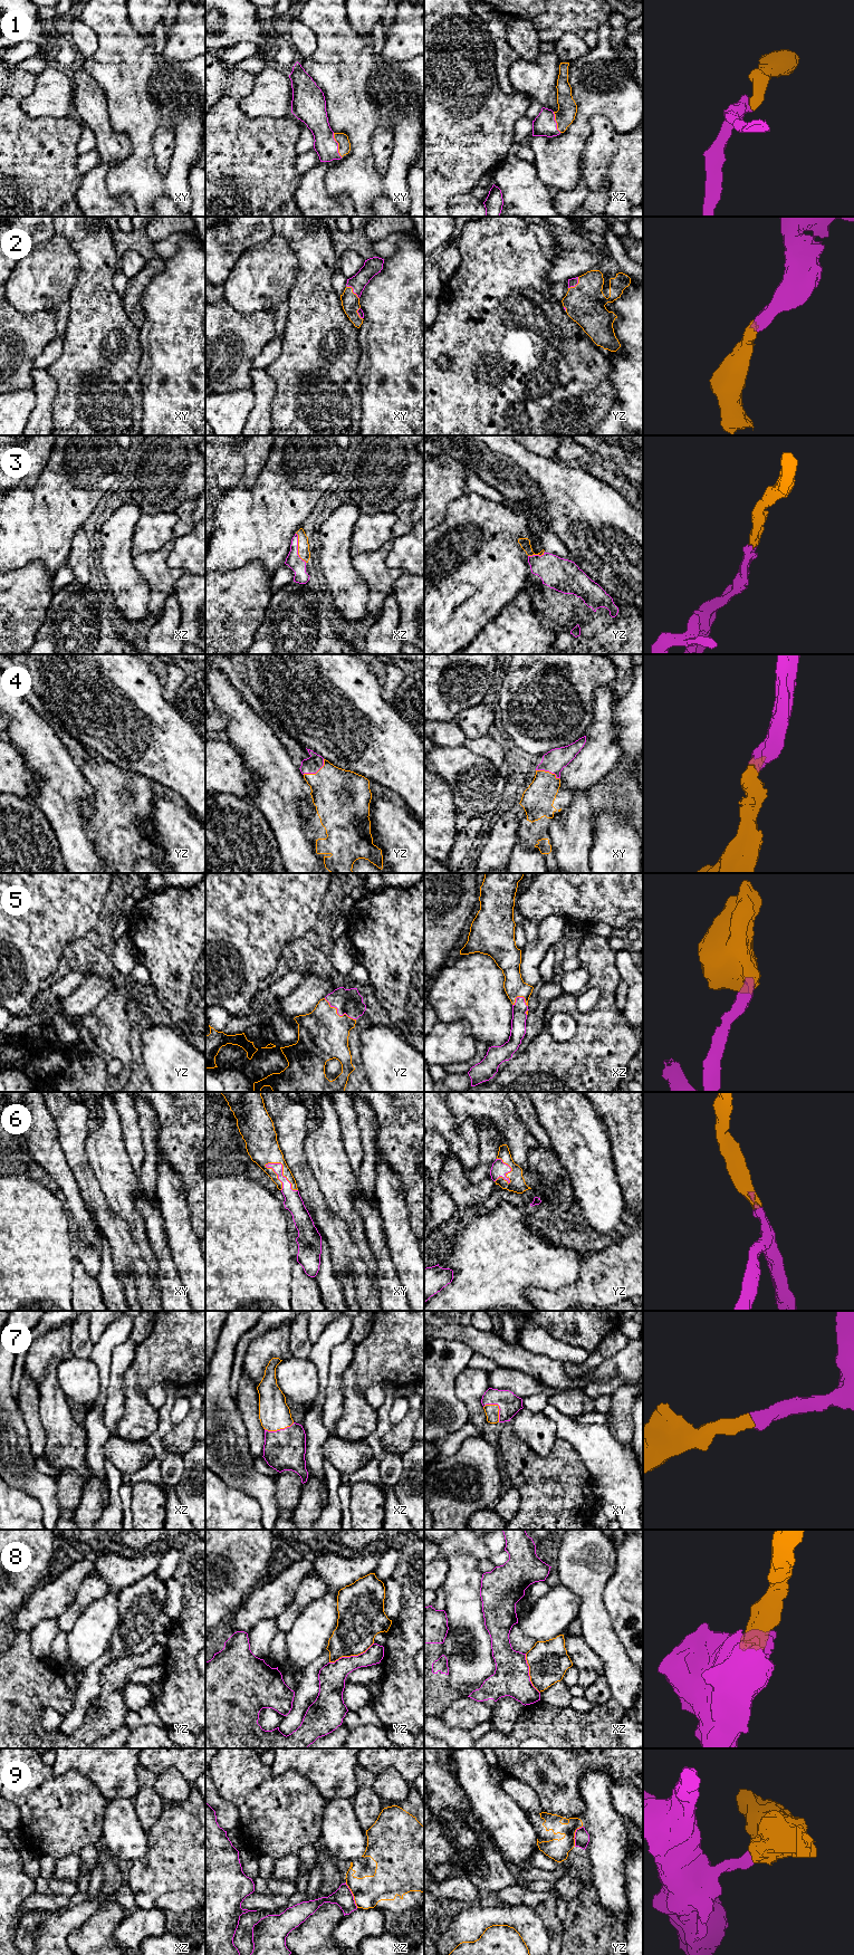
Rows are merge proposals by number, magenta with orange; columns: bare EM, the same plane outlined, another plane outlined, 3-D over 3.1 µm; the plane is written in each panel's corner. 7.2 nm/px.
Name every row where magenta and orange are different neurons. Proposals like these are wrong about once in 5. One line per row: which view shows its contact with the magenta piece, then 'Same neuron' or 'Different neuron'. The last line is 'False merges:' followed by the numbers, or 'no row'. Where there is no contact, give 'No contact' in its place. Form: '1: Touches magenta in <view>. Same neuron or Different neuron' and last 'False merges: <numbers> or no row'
1: Touches magenta in xy. Same neuron
2: Touches magenta in xy. Same neuron
3: Touches magenta in xz. Same neuron
4: Touches magenta in yz. Same neuron
5: Touches magenta in yz. Same neuron
6: Touches magenta in xy. Same neuron
7: Touches magenta in xy. Same neuron
8: Touches magenta in yz. Different neuron
9: Touches magenta in xz. Different neuron
False merges: 8, 9

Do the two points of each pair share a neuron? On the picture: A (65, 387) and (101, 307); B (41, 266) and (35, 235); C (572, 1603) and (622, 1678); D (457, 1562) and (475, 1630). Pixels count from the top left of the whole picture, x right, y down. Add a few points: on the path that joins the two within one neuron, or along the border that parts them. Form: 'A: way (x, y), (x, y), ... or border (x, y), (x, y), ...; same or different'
A: way (84, 367), (98, 353), (98, 327); same
B: border (55, 233), (48, 240), (35, 247); different
C: border (567, 1588), (579, 1598), (579, 1610), (576, 1617); different
D: way (462, 1579), (464, 1613); same

